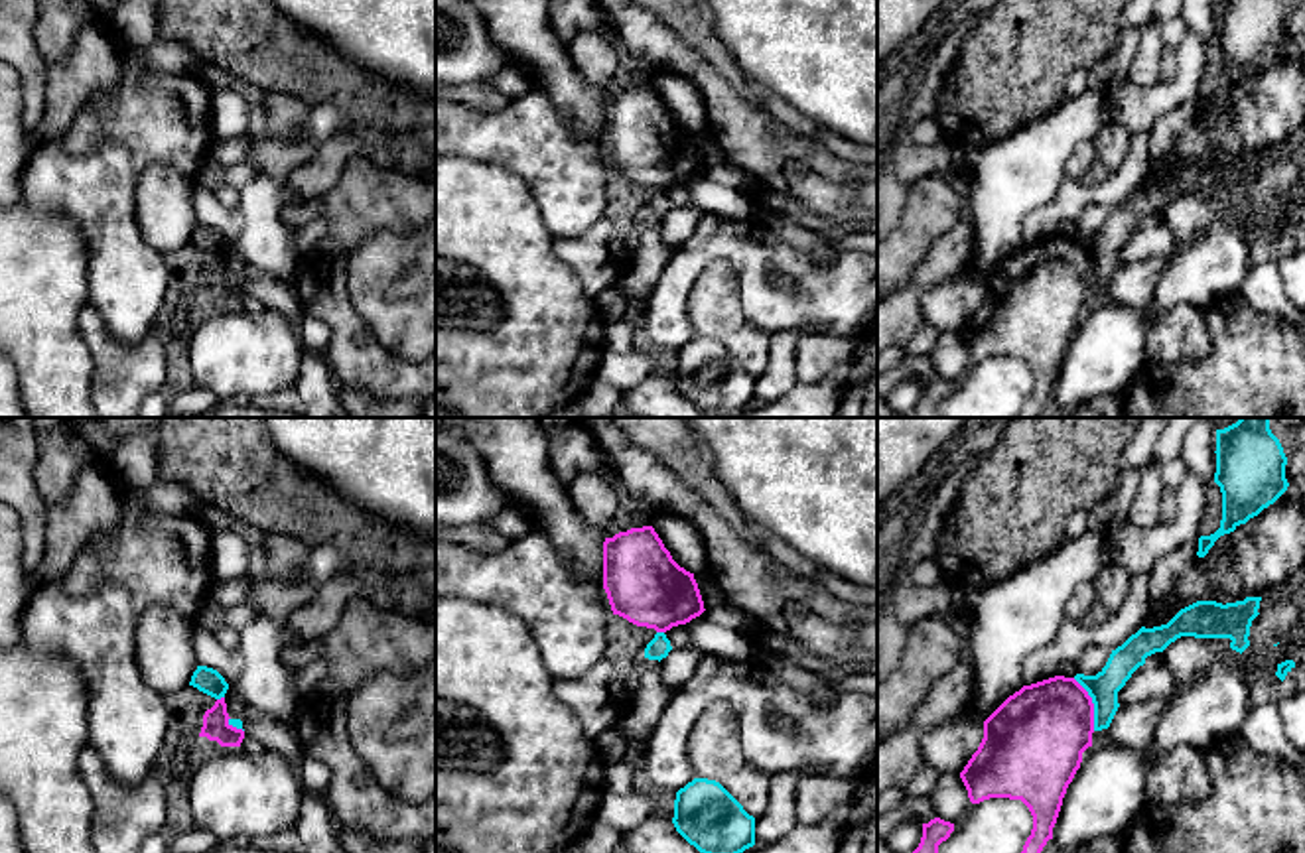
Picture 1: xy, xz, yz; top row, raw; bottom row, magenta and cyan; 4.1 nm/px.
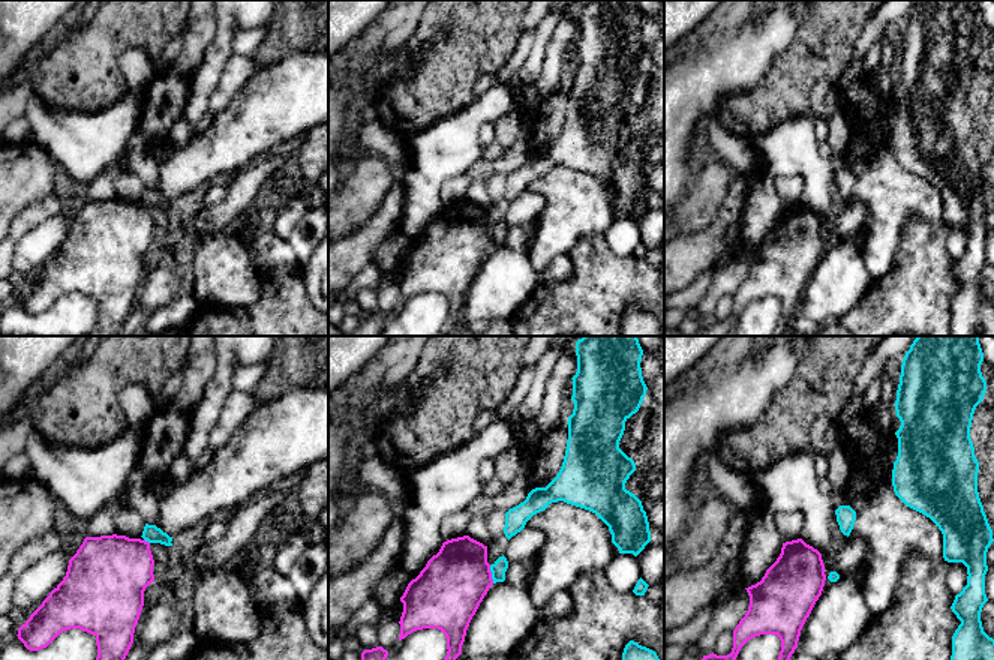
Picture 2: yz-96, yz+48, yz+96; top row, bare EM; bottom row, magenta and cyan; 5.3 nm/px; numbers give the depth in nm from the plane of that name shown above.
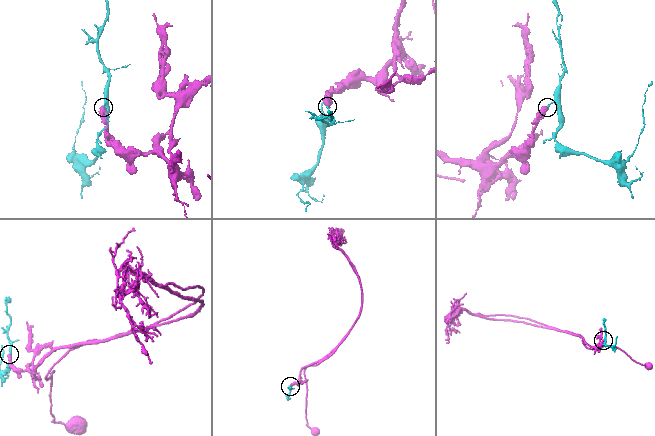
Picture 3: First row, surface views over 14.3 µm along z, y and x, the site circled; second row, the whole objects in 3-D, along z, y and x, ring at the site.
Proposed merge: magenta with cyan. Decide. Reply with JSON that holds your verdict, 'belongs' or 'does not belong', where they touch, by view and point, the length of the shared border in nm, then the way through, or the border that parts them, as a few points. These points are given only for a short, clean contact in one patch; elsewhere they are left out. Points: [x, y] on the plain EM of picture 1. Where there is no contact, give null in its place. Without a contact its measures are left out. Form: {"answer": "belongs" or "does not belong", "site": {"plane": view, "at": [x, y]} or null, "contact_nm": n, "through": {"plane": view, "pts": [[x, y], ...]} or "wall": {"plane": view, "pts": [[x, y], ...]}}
{"answer": "does not belong", "site": {"plane": "yz", "at": [1093, 262]}, "contact_nm": 240, "wall": {"plane": "yz", "pts": [[1073, 237], [1091, 257], [1095, 288]]}}

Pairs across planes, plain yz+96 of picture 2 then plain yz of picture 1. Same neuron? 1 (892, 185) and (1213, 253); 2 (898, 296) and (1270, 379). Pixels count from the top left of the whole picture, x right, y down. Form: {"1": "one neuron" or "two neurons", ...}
{"1": "one neuron", "2": "one neuron"}

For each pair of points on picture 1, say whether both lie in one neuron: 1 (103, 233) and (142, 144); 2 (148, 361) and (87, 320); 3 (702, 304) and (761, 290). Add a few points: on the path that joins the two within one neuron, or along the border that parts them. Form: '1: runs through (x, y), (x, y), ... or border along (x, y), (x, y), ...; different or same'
1: border along (87, 152), (117, 140), (138, 172); different
2: runs through (131, 361), (121, 361), (97, 337); same
3: border along (712, 259), (730, 264), (744, 316), (767, 333); different

